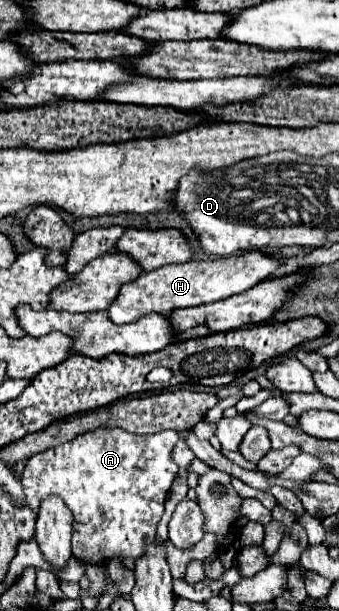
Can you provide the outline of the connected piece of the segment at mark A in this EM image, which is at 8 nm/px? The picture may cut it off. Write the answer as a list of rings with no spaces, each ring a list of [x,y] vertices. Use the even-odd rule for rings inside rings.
[[[94,429],[82,433],[70,443],[46,449],[26,461],[20,481],[28,507],[38,513],[44,497],[60,497],[74,513],[72,553],[84,563],[112,557],[138,559],[156,539],[166,495],[178,475],[172,459],[176,443],[178,433],[174,431],[134,435],[124,429]]]

